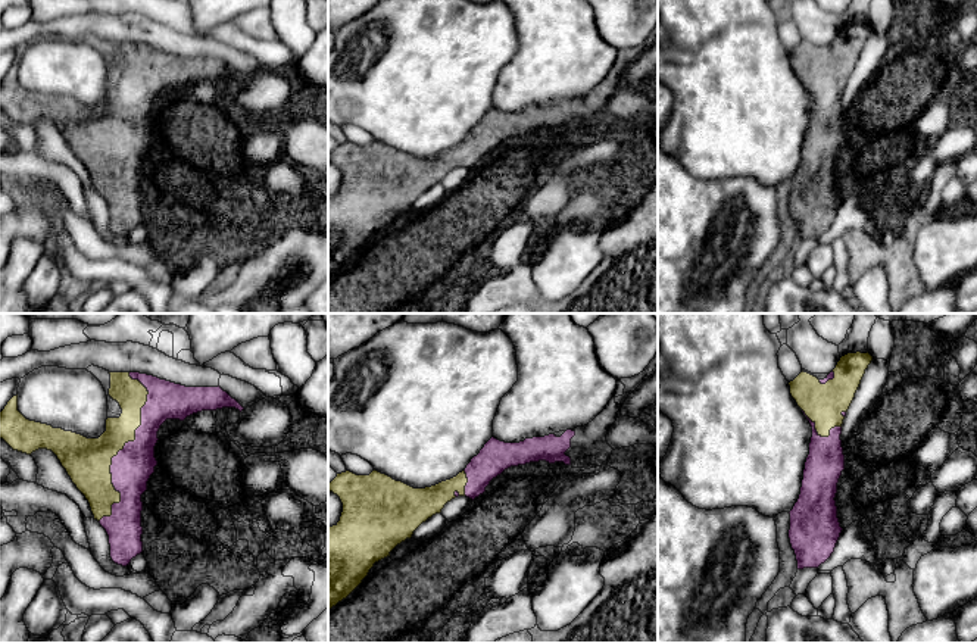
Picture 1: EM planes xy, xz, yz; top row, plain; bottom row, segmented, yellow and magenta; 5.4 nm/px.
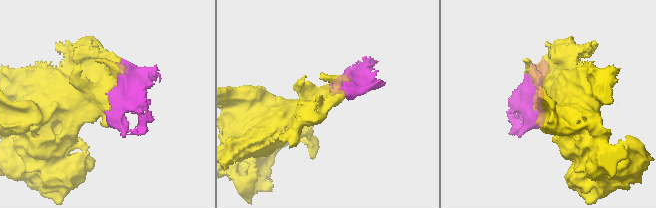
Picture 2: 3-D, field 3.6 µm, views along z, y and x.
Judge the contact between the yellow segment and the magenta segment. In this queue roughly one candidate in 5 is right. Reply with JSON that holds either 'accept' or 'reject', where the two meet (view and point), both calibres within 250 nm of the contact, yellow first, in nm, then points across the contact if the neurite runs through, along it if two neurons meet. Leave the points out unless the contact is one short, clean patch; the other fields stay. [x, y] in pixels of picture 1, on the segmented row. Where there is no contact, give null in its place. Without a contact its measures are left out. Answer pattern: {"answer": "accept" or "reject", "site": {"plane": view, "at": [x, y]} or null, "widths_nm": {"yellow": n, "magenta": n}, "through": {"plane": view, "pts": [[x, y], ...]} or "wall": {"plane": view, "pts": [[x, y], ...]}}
{"answer": "accept", "site": {"plane": "xy", "at": [122, 448]}, "widths_nm": {"yellow": 260, "magenta": 220}}

